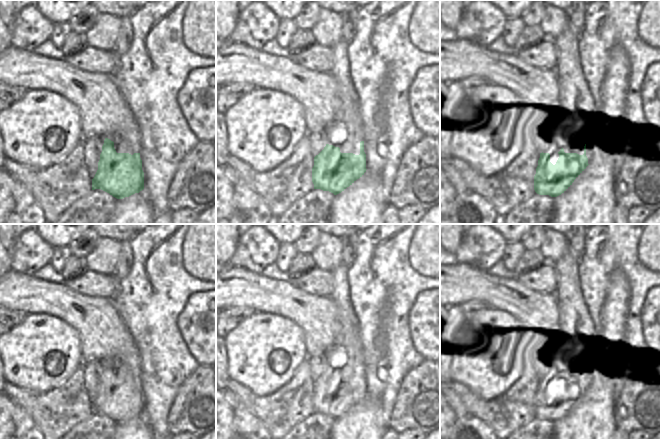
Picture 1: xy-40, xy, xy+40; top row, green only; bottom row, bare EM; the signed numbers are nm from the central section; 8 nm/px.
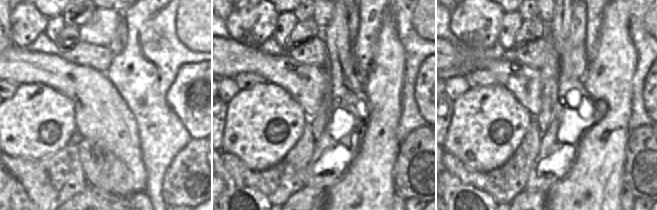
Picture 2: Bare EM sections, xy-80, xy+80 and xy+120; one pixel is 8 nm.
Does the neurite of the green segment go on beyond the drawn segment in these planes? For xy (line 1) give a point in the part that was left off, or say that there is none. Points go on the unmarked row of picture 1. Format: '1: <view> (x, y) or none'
1: xy (348, 341)

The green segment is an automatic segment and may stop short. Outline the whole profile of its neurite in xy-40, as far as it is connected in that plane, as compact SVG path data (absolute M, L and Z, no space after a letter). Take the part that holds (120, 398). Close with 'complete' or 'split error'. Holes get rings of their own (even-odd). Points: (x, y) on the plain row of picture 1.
M114 358L105 361L98 394L92 403L92 414L101 413L117 423L139 417L144 413L144 396L140 377L135 377L127 365L115 362Z; split error

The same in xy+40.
M567 251L554 263L554 270L560 312L558 342L548 348L550 368L540 377L534 400L535 416L551 421L564 417L589 389L586 371L595 327L582 298L578 259ZM565 351L570 352L572 362L563 369Z; split error

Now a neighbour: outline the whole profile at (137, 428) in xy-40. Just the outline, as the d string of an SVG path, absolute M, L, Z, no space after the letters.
M144 414L129 421L118 423L112 439L154 439Z

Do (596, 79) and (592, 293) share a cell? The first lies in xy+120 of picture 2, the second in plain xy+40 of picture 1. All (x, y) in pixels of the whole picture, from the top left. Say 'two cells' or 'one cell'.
two cells

